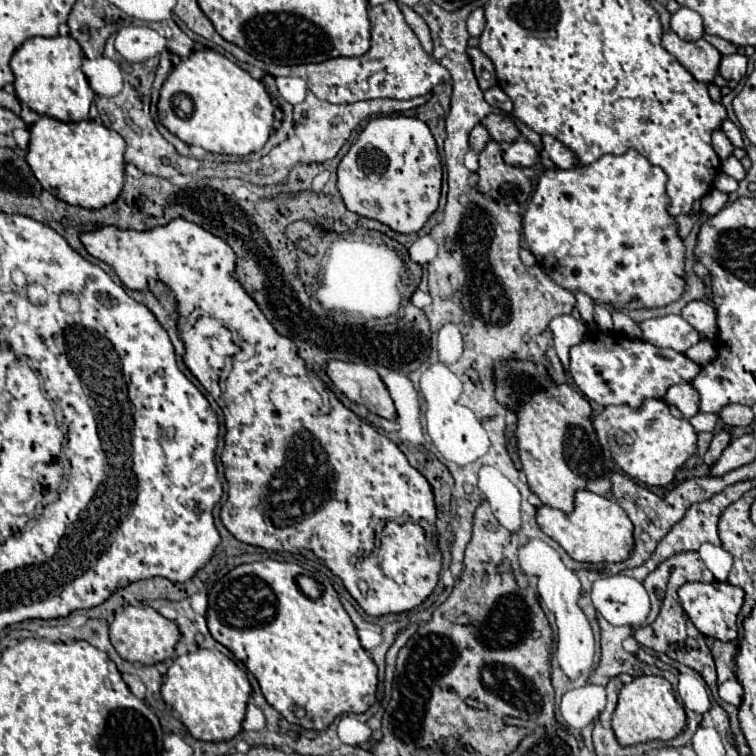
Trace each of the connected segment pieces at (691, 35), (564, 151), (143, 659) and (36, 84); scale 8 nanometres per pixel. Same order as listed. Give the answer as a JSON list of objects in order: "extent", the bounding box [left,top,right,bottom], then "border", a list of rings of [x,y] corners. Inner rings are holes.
[{"extent":[671,7,703,41],"border":[[[681,7],[671,15],[671,29],[685,41],[697,41],[703,37],[703,19],[693,9]]]},{"extent":[543,135,577,169],"border":[[[543,135],[543,149],[549,153],[549,159],[559,167],[559,169],[573,169],[577,163],[577,157],[563,145],[559,143],[555,137],[551,135]]]},{"extent":[109,605,181,665],"border":[[[131,605],[125,607],[121,613],[115,615],[115,621],[109,627],[109,637],[117,653],[131,663],[141,663],[141,665],[155,665],[159,661],[167,661],[175,653],[175,643],[179,641],[181,633],[177,625],[163,615],[159,615],[153,607],[149,605]]]},{"extent":[11,37,95,123],"border":[[[33,37],[17,49],[11,59],[11,71],[15,75],[15,95],[29,109],[39,115],[49,115],[57,121],[71,123],[83,121],[89,115],[89,107],[95,99],[93,89],[89,87],[87,77],[81,71],[83,51],[75,39],[67,37]]]}]

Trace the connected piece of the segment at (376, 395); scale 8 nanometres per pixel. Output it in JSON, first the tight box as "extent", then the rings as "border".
{"extent":[325,359,395,419],"border":[[[331,359],[327,363],[325,373],[333,381],[333,385],[353,403],[365,405],[371,413],[381,415],[385,419],[395,419],[395,405],[389,397],[387,387],[381,377],[363,363],[347,363]]]}

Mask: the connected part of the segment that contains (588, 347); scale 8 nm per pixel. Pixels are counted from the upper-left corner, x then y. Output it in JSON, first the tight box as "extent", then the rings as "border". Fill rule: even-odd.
{"extent":[569,333,701,407],"border":[[[599,333],[595,337],[587,337],[583,343],[571,347],[569,361],[569,373],[575,385],[587,399],[603,407],[641,407],[643,399],[661,399],[667,387],[675,383],[687,383],[701,371],[701,367],[683,353],[673,349],[659,349],[641,339],[625,339],[617,333]]]}

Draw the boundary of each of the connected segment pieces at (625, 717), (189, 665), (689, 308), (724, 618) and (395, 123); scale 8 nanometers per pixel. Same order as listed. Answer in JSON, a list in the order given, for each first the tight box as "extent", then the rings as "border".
[{"extent":[613,675,685,745],"border":[[[641,675],[619,691],[619,703],[613,713],[613,731],[621,745],[635,745],[655,739],[673,739],[685,729],[685,711],[675,701],[673,687],[663,677]]]},{"extent":[161,649,251,741],"border":[[[197,649],[195,653],[173,659],[163,679],[161,695],[179,713],[181,723],[195,739],[231,741],[241,731],[251,685],[247,673],[227,655],[217,649]]]},{"extent":[681,301,717,339],"border":[[[691,301],[683,307],[681,317],[699,331],[699,335],[707,337],[707,339],[715,339],[717,337],[717,315],[713,305],[705,303],[705,301]]]},{"extent":[679,583,743,641],"border":[[[685,583],[679,589],[679,601],[683,611],[693,621],[693,625],[705,635],[719,641],[735,641],[737,639],[737,613],[743,605],[743,589],[731,583]]]},{"extent":[337,117,441,233],"border":[[[377,117],[361,131],[337,167],[337,187],[343,203],[359,217],[375,219],[397,233],[417,233],[433,215],[441,195],[441,161],[429,127],[415,117]]]}]

